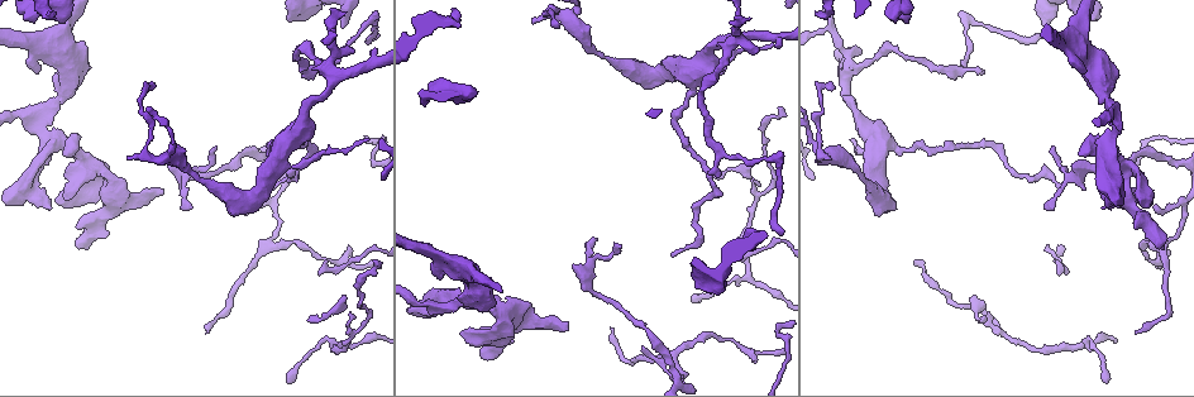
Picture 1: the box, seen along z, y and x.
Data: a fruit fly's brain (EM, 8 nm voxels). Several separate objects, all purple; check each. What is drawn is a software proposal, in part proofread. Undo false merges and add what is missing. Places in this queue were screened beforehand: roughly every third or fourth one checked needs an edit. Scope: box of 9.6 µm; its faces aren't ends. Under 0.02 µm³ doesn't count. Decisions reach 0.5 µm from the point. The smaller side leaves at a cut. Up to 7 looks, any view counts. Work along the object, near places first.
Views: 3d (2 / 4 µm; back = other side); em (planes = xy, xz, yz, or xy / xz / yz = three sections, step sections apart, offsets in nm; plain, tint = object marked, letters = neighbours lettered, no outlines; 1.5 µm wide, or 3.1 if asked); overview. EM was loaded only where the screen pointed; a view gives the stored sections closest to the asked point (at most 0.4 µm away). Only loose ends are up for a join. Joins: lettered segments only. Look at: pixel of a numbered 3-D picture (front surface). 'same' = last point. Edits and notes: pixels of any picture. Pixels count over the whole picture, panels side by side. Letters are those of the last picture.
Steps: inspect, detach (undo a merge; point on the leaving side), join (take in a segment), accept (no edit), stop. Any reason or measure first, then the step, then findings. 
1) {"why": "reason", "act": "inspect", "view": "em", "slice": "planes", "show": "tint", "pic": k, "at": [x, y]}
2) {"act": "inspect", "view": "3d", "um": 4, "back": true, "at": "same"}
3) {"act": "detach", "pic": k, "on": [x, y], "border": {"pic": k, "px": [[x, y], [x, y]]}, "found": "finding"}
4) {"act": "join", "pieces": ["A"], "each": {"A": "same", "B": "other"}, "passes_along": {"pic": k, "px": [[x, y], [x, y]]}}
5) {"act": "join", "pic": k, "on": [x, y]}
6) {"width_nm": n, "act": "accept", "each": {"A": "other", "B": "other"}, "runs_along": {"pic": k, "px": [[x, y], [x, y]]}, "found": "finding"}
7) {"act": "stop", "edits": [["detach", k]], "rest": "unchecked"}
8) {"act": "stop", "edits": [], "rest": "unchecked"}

{"why": "narrows sharply", "act": "inspect", "view": "em", "slice": "planes", "show": "plain", "pic": 1, "at": [1110, 115]}

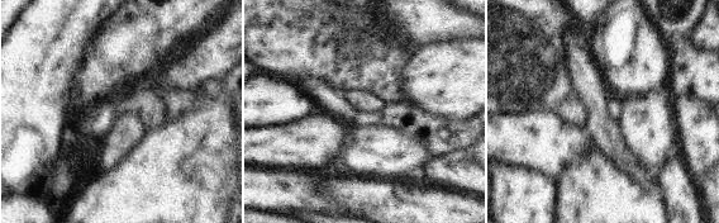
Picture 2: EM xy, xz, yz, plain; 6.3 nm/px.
{"why": "see the neighbours", "act": "inspect", "view": "em", "slice": "planes", "show": "letters", "at": "same"}

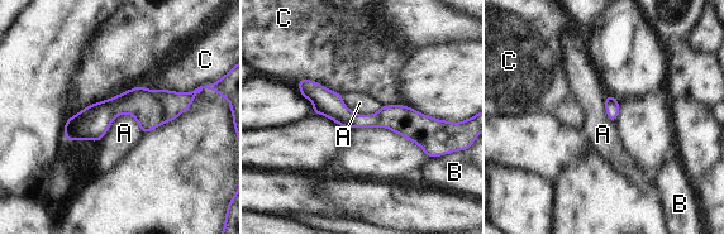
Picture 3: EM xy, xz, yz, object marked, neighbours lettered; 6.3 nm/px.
{"width_nm": 90, "act": "accept", "each": {"A": "other", "B": "other", "C": "other"}, "runs_along": {"pic": 3, "px": [[301, 85], [349, 120], [442, 140]]}, "found": "all the same neuron"}

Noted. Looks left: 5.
{"act": "inspect", "view": "em", "slice": "planes", "show": "plain", "pic": 1, "at": [290, 145]}

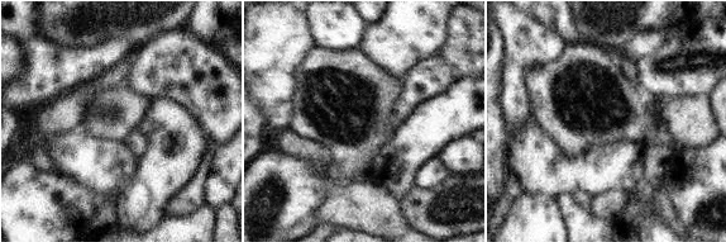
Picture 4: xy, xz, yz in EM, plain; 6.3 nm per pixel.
{"why": "what lies round it", "act": "inspect", "view": "em", "slice": "planes", "show": "letters", "at": "same"}

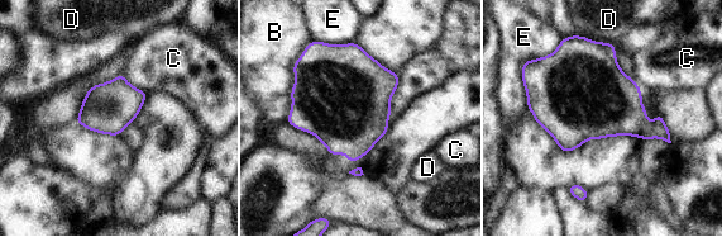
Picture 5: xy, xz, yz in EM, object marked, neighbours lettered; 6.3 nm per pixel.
{"act": "accept", "each": {"B": "other", "C": "other", "D": "other", "E": "other"}, "border": {"pic": 5, "px": [[563, 38], [522, 64], [526, 107]]}, "found": "one neuron here"}

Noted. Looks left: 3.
{"act": "stop", "edits": [], "rest": "unchecked"}

